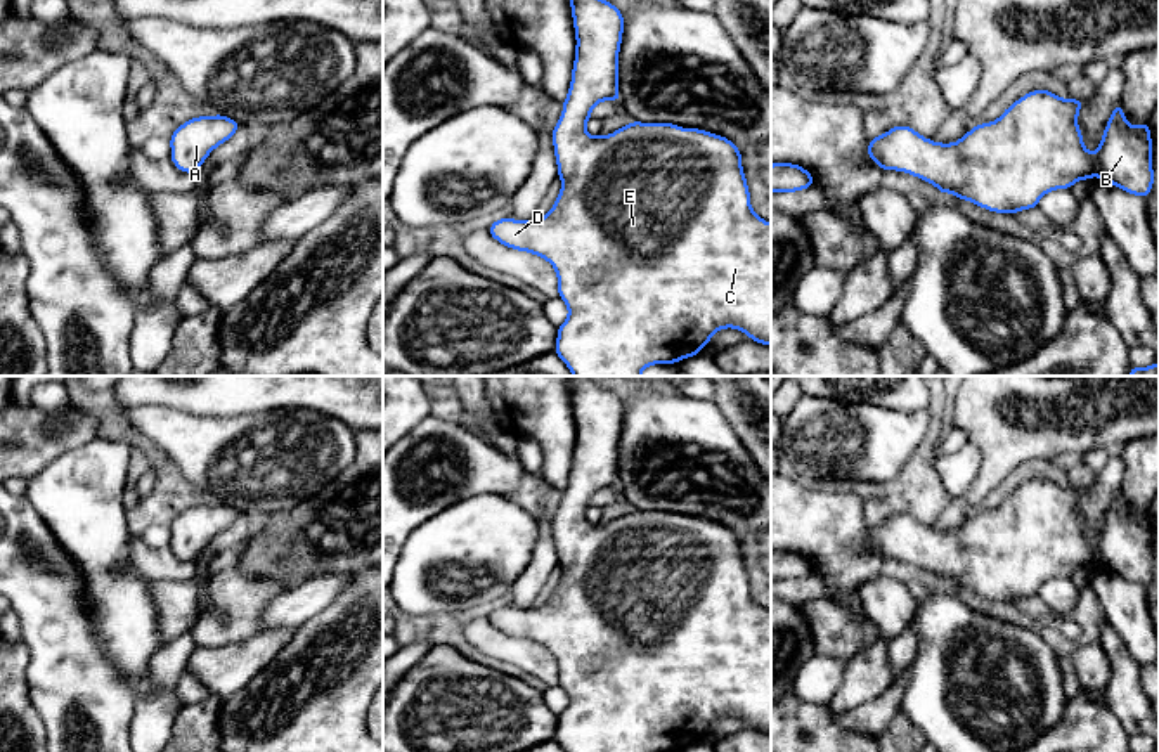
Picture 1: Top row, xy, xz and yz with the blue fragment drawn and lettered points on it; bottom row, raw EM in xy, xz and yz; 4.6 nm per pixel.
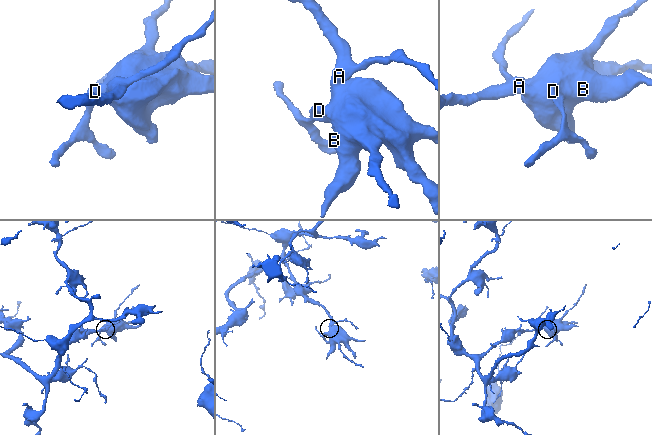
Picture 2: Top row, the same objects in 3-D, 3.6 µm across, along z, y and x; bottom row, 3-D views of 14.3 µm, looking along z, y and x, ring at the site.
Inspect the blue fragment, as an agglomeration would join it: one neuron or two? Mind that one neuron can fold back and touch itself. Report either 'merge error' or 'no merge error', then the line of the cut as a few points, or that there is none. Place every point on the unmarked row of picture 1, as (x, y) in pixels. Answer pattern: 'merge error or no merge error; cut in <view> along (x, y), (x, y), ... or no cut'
no merge error; no cut

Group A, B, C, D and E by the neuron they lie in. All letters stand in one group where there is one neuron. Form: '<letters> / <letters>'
A B C D E

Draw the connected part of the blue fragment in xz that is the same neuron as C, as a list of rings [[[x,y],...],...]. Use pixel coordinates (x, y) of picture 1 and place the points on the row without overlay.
[[[573,376],[570,381],[570,395],[577,426],[575,449],[570,478],[563,489],[561,506],[551,520],[558,565],[563,572],[561,579],[546,605],[527,610],[511,605],[499,606],[487,617],[501,632],[534,641],[554,655],[558,664],[558,684],[568,695],[567,709],[558,714],[556,743],[565,752],[676,752],[698,743],[712,728],[714,721],[724,716],[740,717],[750,728],[771,735],[771,612],[762,608],[750,594],[750,580],[741,556],[741,539],[722,523],[714,523],[698,516],[681,516],[674,511],[631,509],[606,525],[589,523],[586,520],[586,511],[592,506],[592,496],[606,487],[613,490],[620,489],[618,438],[622,433],[624,402],[613,392],[598,386],[589,376]]]

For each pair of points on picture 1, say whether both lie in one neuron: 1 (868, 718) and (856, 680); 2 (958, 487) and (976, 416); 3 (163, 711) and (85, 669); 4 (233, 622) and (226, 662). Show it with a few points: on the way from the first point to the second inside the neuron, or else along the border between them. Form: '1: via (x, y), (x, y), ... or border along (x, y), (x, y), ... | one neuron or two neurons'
1: border along (893, 683), (870, 700), (837, 714) | two neurons
2: border along (969, 440), (981, 454), (974, 482) | two neurons
3: border along (110, 662), (116, 676), (132, 692), (129, 733) | two neurons
4: border along (260, 629), (227, 645), (196, 647) | two neurons

